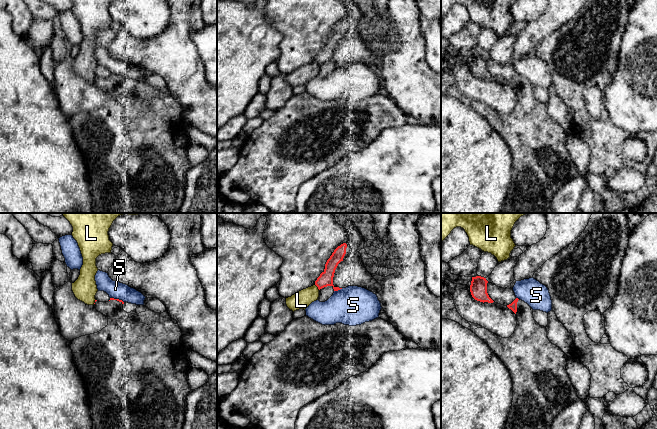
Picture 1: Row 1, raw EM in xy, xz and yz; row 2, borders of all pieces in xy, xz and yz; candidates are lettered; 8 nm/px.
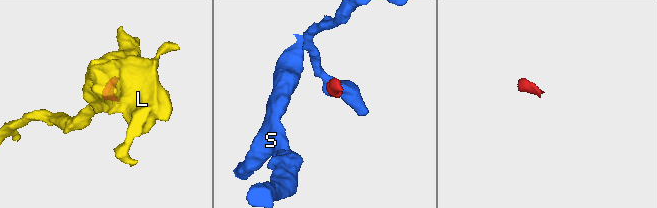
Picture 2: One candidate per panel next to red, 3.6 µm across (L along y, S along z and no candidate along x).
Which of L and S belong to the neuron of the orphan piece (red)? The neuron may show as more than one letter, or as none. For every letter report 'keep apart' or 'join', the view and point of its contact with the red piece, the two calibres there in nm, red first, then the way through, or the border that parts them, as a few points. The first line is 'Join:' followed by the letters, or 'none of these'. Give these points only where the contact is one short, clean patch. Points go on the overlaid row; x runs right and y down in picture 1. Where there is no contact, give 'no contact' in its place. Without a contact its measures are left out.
Join: none of these
L: keep apart; contact xz (317, 286); calibres 120 and 140 nm; border xz (315, 284), (319, 289)
S: keep apart; contact xz (338, 289); calibres 120 and 320 nm

